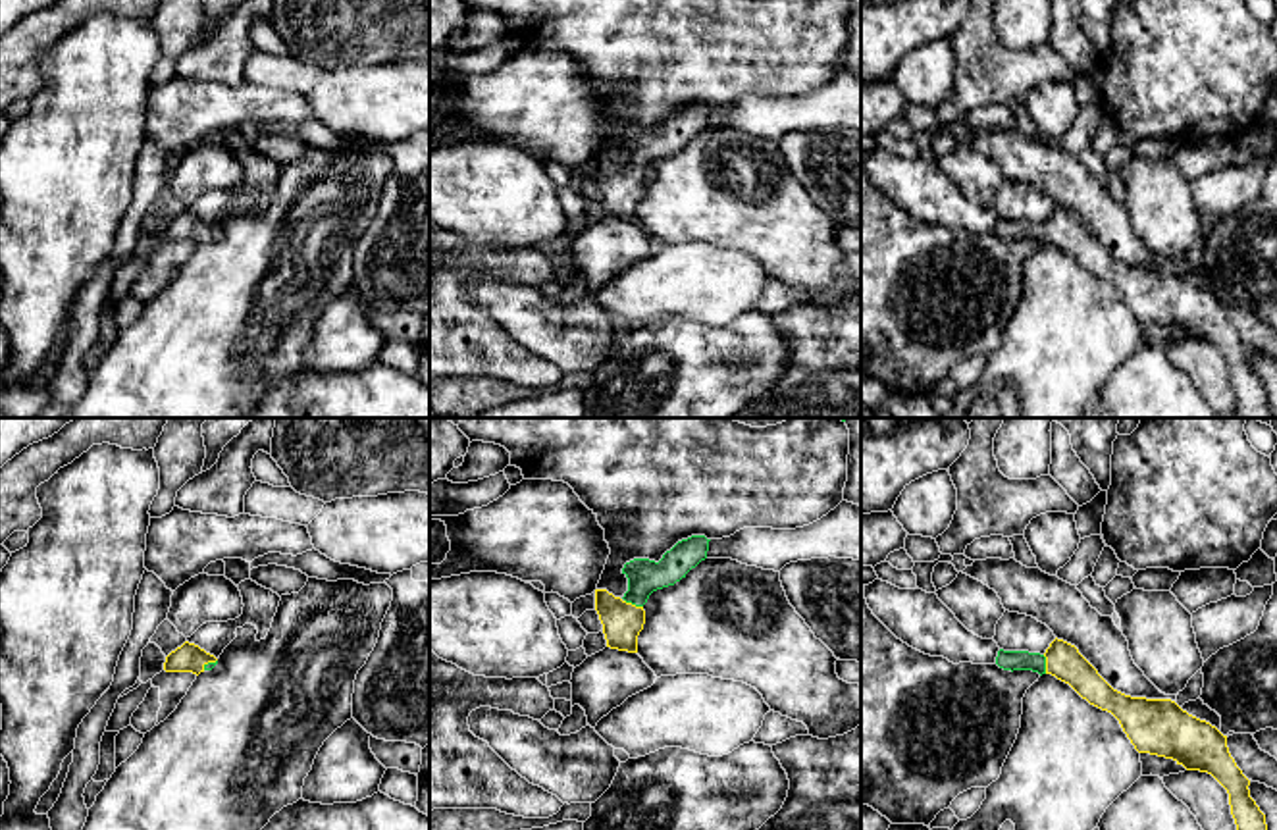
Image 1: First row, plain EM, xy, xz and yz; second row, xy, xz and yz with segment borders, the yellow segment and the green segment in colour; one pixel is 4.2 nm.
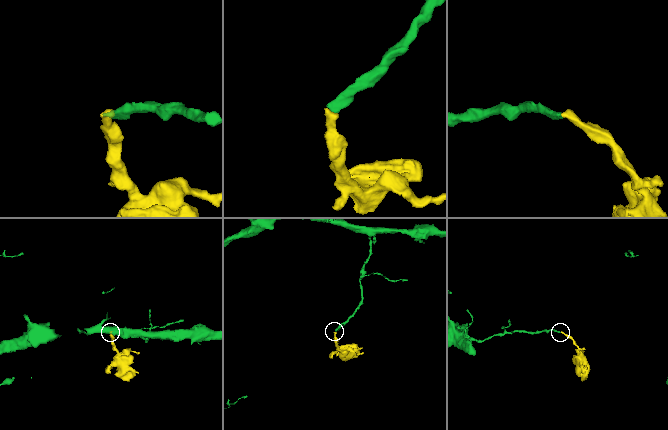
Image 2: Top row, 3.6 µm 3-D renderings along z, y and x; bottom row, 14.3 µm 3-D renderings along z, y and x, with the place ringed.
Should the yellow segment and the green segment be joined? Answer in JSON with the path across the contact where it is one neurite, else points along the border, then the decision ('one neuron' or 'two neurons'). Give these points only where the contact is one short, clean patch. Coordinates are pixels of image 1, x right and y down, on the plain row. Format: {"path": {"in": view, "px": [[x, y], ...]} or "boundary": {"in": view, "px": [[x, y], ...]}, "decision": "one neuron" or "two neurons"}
{"path": {"in": "xz", "px": [[623, 191], [634, 174], [644, 145]]}, "decision": "one neuron"}

